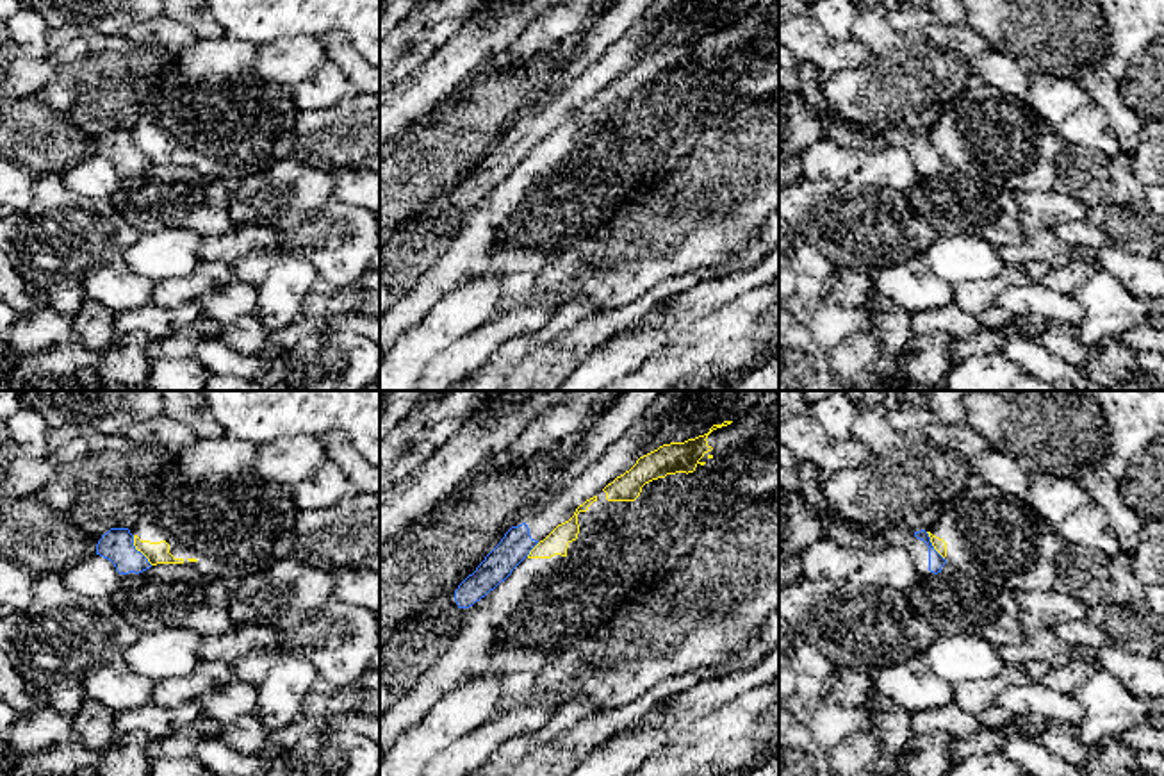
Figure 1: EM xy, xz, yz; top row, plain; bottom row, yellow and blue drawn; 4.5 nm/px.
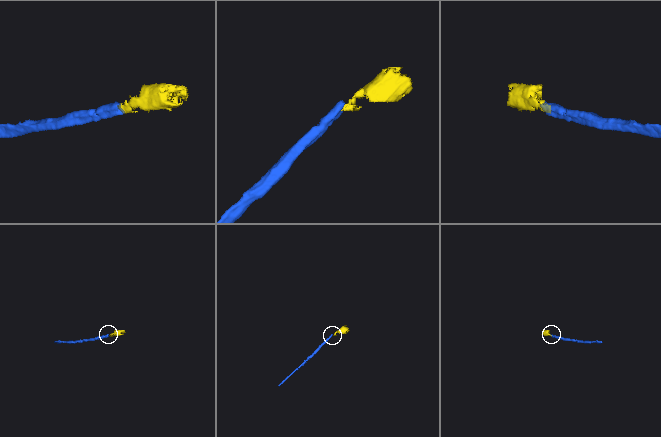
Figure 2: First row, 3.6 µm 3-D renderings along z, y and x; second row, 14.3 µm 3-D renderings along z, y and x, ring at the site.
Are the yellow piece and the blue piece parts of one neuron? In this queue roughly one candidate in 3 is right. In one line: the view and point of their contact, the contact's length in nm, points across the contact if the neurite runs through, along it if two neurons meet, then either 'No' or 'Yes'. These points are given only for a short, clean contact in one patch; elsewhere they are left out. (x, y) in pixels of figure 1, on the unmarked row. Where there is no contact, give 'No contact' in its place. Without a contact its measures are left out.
Touches yellow at xy (138, 150). Shared border 160 nm. Boundary: xy (132, 136), (132, 145), (152, 165). No

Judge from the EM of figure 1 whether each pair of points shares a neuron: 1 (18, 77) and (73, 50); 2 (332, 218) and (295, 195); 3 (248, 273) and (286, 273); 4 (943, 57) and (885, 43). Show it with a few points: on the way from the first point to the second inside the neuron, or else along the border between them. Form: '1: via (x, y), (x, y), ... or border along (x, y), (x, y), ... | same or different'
1: via (32, 75), (59, 57) | same
2: border along (332, 197), (311, 209), (293, 213) | different
3: border along (284, 255), (255, 286) | different
4: via (929, 57), (899, 57) | same

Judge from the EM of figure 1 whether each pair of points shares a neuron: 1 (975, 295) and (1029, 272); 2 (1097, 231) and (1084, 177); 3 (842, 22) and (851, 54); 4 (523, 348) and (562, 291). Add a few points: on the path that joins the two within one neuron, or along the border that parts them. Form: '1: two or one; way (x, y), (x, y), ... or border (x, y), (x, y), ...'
1: one; way (988, 291), (1016, 275)
2: two; border (1132, 200), (1088, 207)
3: two; border (811, 18), (833, 40), (851, 40)
4: two; border (594, 298), (578, 298), (557, 311)

